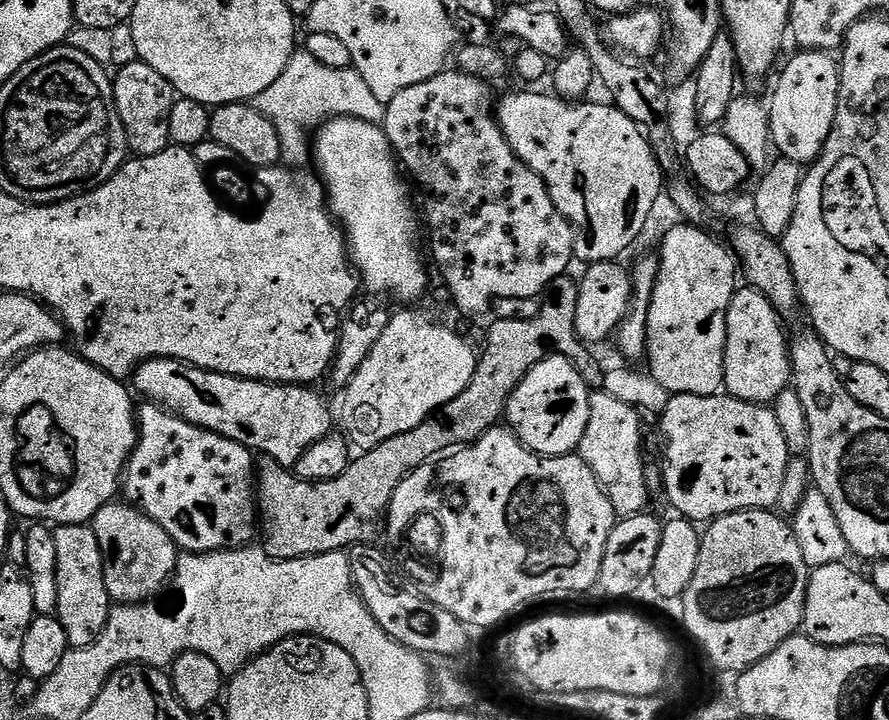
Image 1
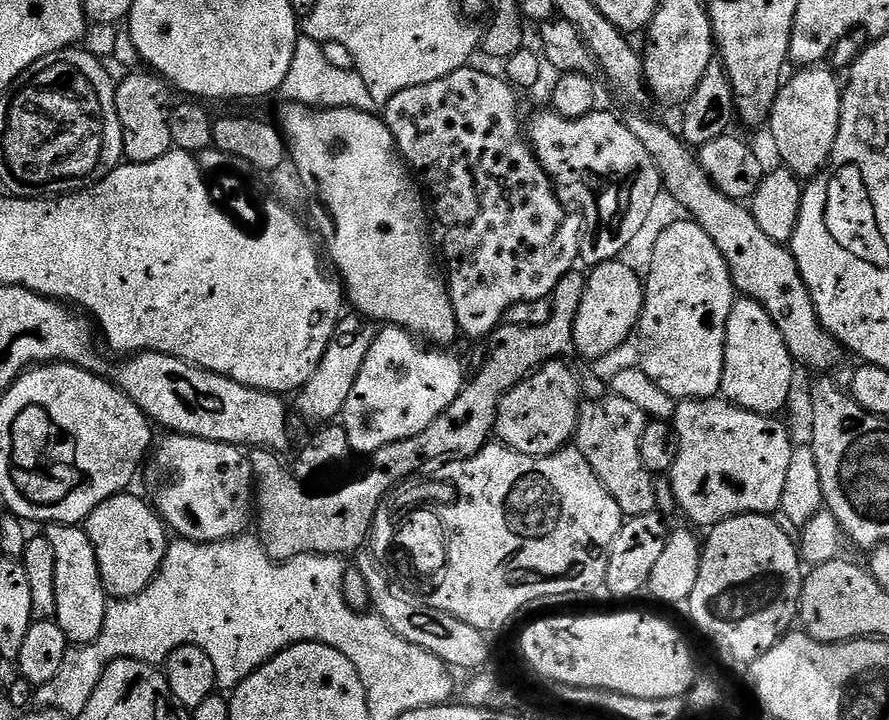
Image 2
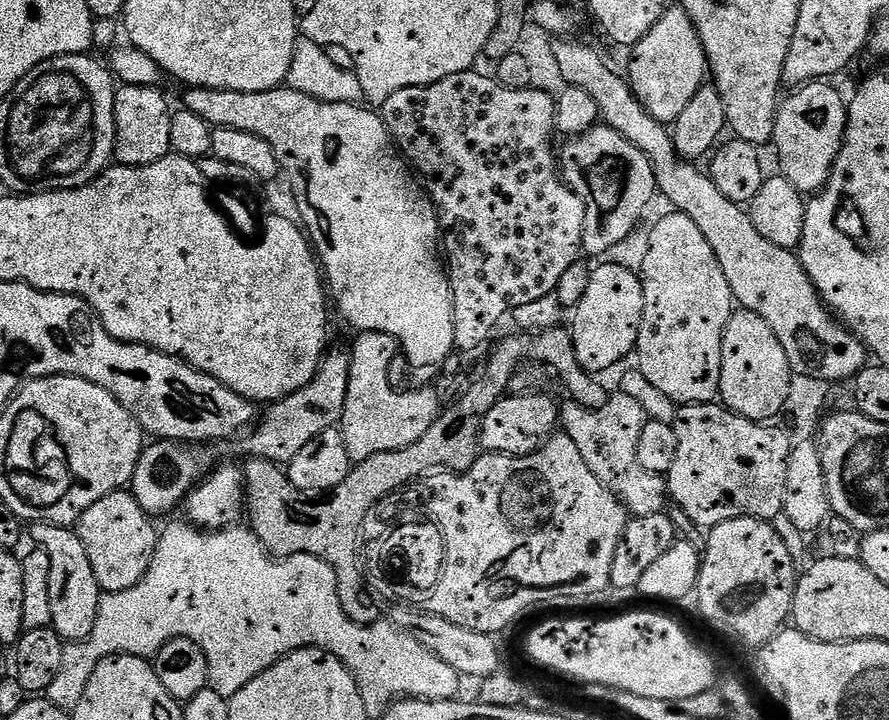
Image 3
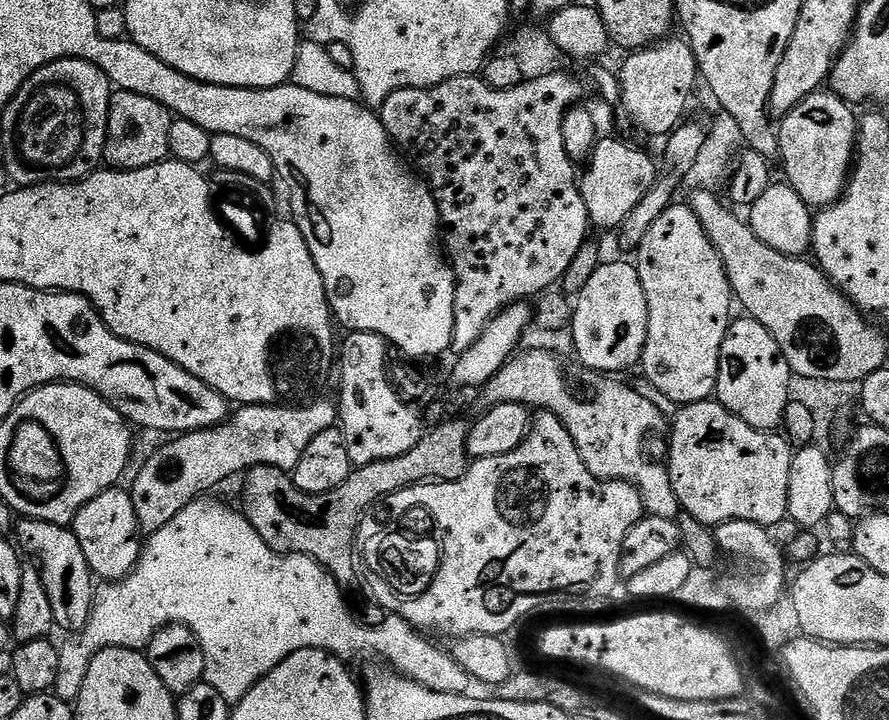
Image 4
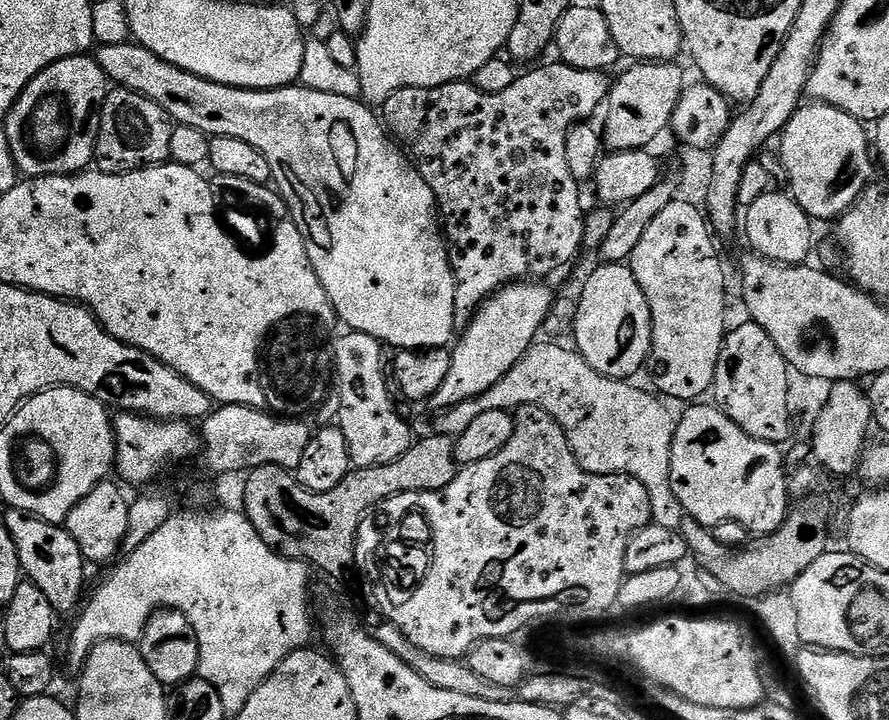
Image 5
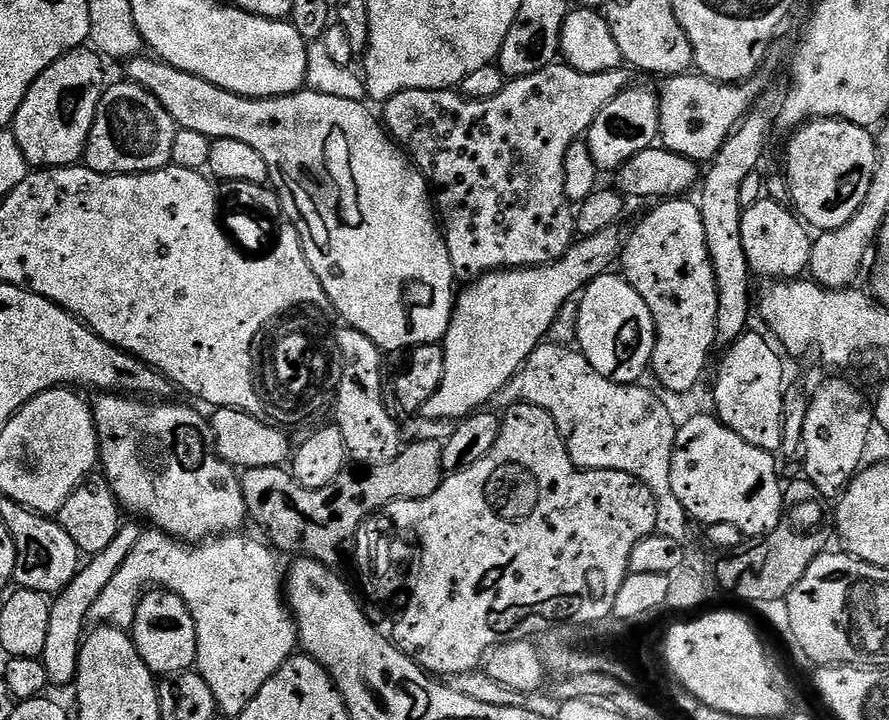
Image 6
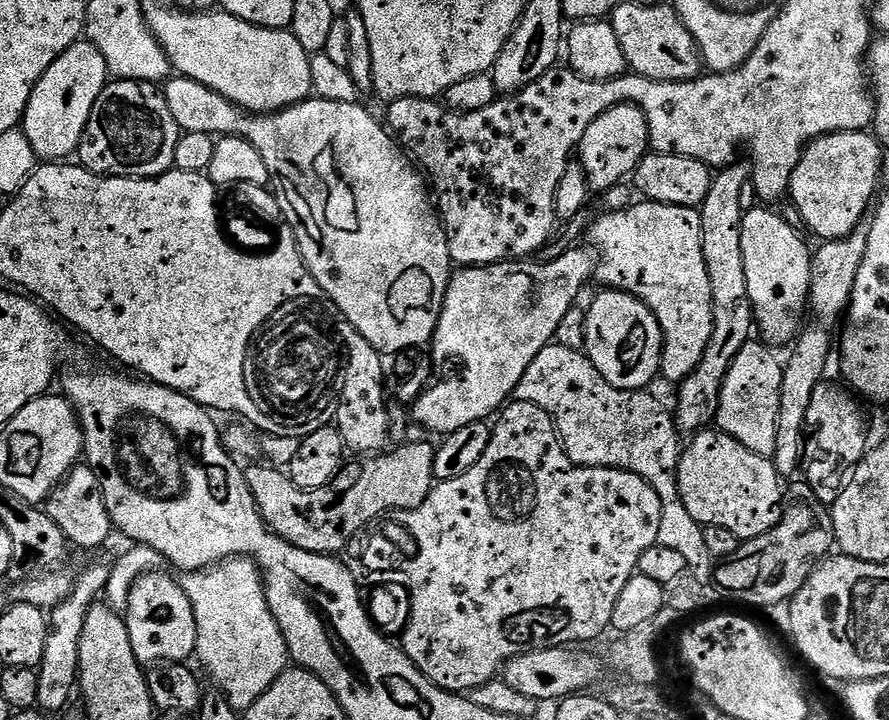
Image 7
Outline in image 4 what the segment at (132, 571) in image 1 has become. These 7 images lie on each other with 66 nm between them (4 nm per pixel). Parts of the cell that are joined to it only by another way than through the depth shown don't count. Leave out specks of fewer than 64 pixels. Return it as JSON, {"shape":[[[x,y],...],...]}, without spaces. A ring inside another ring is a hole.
{"shape":[[[120,486],[111,488],[98,494],[98,498],[86,502],[70,525],[72,533],[78,538],[78,546],[82,546],[82,554],[86,554],[93,577],[104,582],[125,580],[134,570],[142,547],[132,493],[125,489],[123,492],[122,489]]]}

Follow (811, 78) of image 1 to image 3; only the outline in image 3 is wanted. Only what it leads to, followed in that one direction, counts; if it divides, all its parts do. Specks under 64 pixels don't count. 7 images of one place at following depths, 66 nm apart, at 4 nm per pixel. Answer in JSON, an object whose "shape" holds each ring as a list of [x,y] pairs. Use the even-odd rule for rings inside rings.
{"shape":[[[813,82],[797,87],[792,97],[785,99],[776,109],[776,125],[772,135],[772,144],[780,155],[779,171],[802,194],[815,194],[827,184],[832,176],[832,167],[844,145],[844,131],[848,125],[848,109],[845,97],[840,97],[836,88],[831,88],[828,82]]]}

